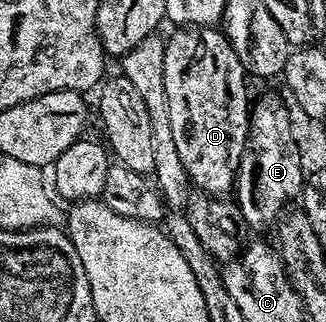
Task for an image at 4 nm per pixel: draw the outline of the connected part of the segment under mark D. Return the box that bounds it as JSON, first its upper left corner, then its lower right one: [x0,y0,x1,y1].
[165,25,249,195]

